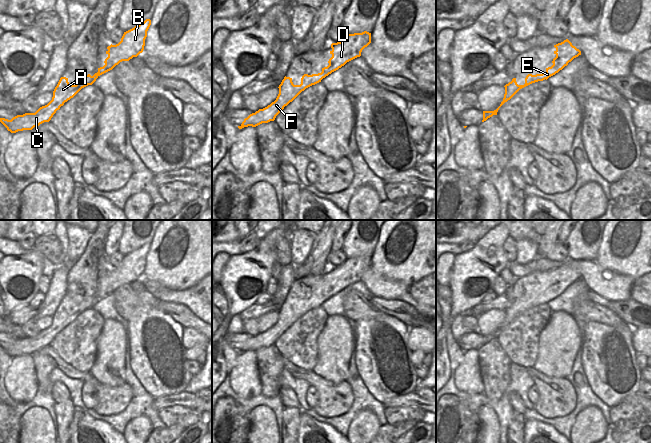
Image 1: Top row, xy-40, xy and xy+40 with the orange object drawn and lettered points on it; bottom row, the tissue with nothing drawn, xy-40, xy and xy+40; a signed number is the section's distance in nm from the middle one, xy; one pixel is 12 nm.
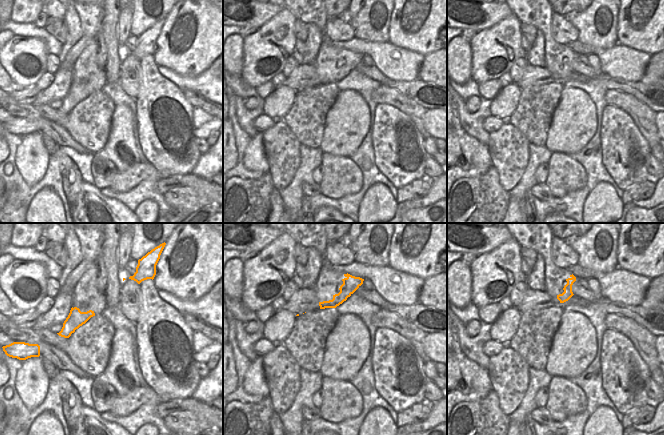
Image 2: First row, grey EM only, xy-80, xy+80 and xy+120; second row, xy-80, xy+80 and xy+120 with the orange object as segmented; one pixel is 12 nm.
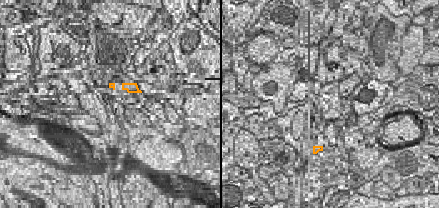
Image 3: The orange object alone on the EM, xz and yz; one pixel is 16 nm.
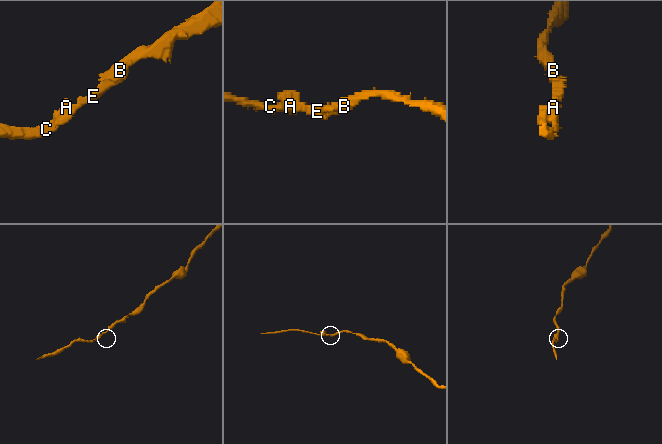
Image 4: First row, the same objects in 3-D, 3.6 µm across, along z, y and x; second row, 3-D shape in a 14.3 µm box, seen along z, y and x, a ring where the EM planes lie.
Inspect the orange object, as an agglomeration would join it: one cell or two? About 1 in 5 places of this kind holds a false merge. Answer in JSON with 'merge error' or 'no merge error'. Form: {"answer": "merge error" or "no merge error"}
{"answer": "no merge error"}

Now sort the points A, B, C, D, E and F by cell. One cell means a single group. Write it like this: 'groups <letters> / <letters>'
groups A B C D E F

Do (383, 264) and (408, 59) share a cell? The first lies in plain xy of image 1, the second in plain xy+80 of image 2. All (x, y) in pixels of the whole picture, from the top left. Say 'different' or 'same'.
different

